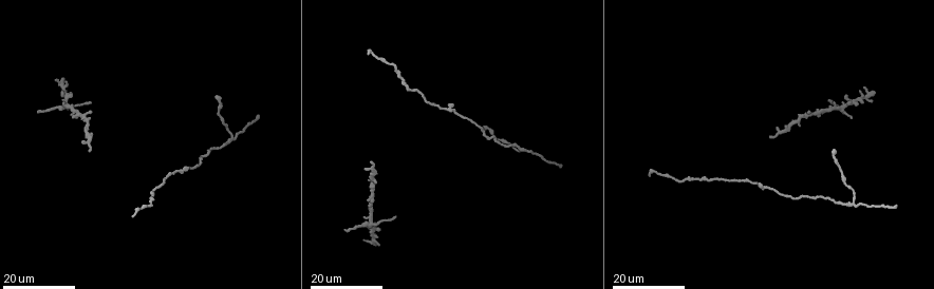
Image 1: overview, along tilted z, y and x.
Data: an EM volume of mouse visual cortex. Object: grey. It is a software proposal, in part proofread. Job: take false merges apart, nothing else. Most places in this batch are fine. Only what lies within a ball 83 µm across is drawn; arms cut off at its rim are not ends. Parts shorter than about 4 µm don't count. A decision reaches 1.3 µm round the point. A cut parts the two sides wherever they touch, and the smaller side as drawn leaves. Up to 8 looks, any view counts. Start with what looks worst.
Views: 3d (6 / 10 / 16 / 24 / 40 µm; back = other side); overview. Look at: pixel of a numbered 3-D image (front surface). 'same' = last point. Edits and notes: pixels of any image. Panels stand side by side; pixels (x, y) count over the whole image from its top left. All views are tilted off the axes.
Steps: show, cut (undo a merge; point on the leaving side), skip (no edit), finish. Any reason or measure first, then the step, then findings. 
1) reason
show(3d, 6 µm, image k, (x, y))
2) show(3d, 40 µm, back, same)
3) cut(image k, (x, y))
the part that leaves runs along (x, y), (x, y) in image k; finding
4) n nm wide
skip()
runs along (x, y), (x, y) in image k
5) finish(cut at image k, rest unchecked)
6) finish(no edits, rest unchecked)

thin arm on a thick one
show(3d, 24 µm, image 1, (234, 138))

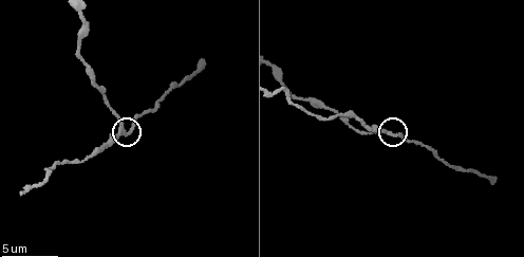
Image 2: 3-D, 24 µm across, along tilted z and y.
show(3d, 6 µm, image 2, (123, 127))

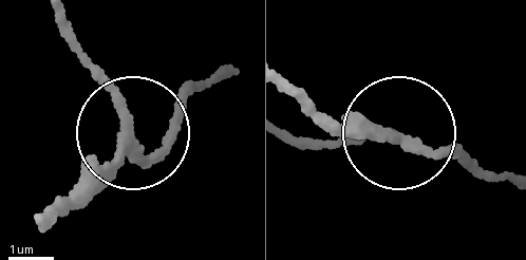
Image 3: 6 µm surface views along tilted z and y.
side arm 16 µm
skip()
runs along (298, 91), (338, 123), (457, 149), (486, 173) in image 3; one neuron here

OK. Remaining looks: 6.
show(3d, 24 µm, image 1, (702, 180))

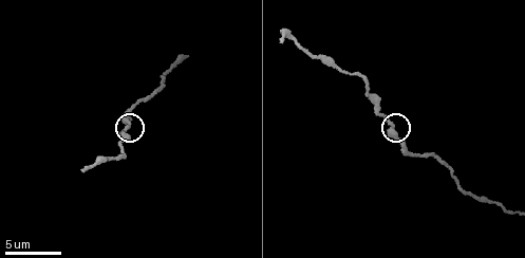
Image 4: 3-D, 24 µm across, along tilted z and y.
zoom in
show(3d, 6 µm, image 4, (129, 123))

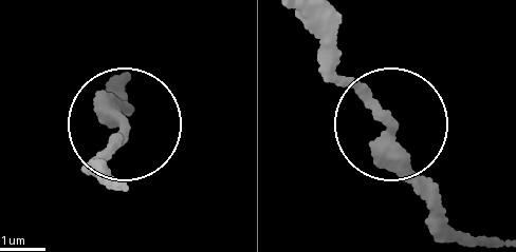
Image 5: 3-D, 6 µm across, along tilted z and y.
3 arms
skip()
runs along (464, 236), (370, 99), (323, 58) in image 5; all the same neuron

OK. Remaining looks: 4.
calibre changes
show(3d, 10 µm, image 4, (338, 70))

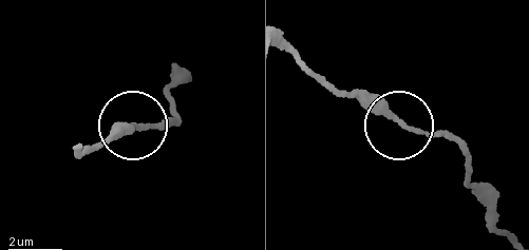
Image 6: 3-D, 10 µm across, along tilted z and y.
skip()
runs along (510, 237), (459, 147), (405, 129), (348, 91) in image 6; continuous, no second neuron

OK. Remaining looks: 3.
thick turns thin
show(3d, 16 µm, image 2, (304, 98))

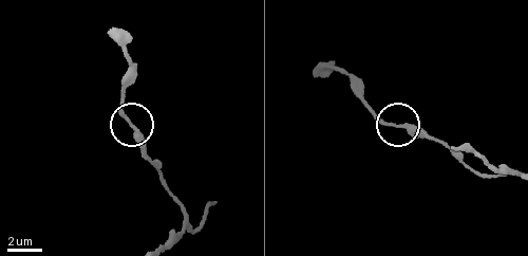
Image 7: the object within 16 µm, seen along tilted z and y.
240 nm wide
skip()
one neuron here

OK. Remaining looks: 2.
finish(no edits, rest unchecked)

